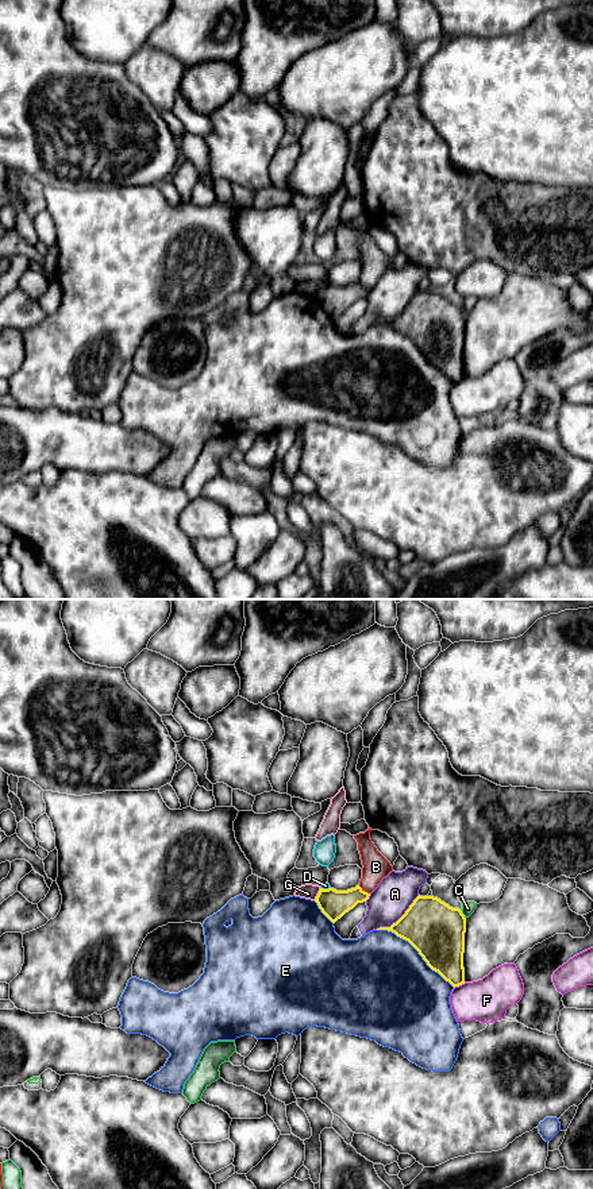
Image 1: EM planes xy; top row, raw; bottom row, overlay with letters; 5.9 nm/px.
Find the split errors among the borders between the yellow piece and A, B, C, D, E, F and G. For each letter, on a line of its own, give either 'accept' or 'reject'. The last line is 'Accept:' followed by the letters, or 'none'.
A: reject
B: reject
C: reject
D: reject
E: reject
F: reject
G: reject
Accept: none

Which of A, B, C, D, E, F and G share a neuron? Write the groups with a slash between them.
A / B / C / D / E / F / G

